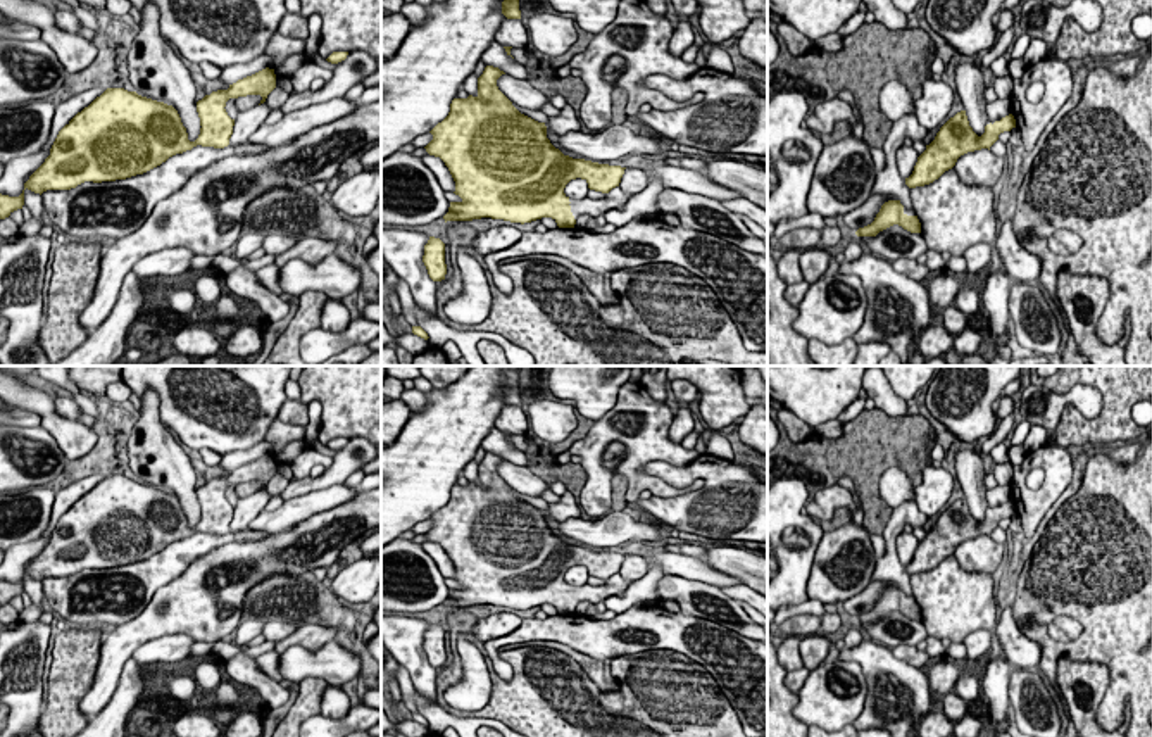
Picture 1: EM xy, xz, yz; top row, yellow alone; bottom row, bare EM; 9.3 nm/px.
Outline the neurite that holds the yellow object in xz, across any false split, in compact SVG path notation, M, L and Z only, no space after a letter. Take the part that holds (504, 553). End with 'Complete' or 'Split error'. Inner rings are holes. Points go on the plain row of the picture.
M486 452L478 482L454 485L448 502L429 518L433 526L424 535L445 549L462 585L450 589L445 609L552 604L559 614L574 614L583 601L598 606L626 592L631 582L619 575L626 554L564 542L547 525L545 509L521 501L498 476L502 461ZM576 564L605 583L569 585L564 575Z. Split error

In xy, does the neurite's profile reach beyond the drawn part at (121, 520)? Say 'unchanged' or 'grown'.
unchanged

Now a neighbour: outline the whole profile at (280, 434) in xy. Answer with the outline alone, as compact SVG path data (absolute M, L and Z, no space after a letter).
M278 418L271 423L264 438L272 447L272 456L281 454L293 440L305 440L305 426L288 425Z

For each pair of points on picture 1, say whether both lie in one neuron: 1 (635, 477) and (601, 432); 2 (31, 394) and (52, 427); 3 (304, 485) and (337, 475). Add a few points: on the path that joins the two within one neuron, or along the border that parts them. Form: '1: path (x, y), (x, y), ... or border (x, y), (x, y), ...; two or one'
1: path (632, 461), (632, 446), (616, 432); one
2: path (40, 403), (49, 418); one
3: path (313, 484), (328, 478); one

